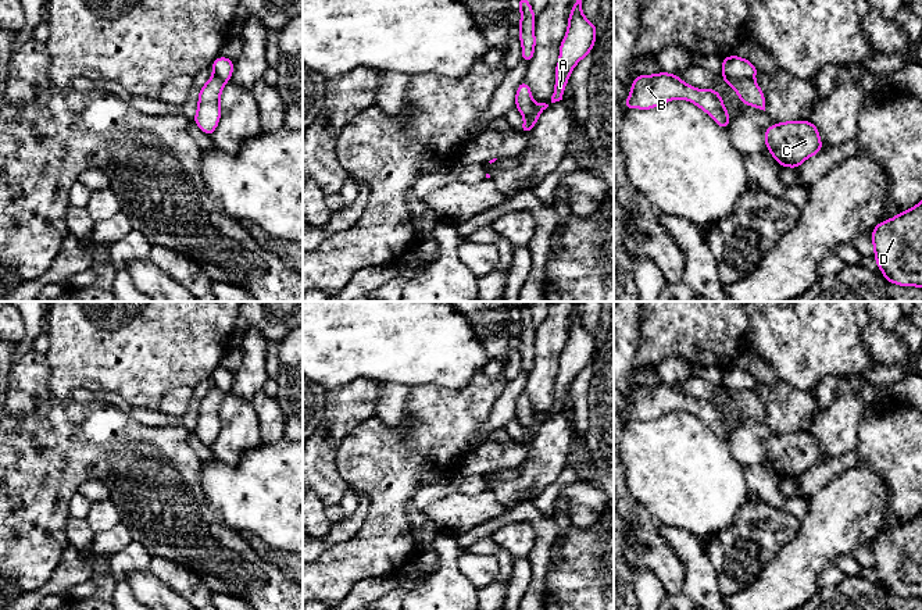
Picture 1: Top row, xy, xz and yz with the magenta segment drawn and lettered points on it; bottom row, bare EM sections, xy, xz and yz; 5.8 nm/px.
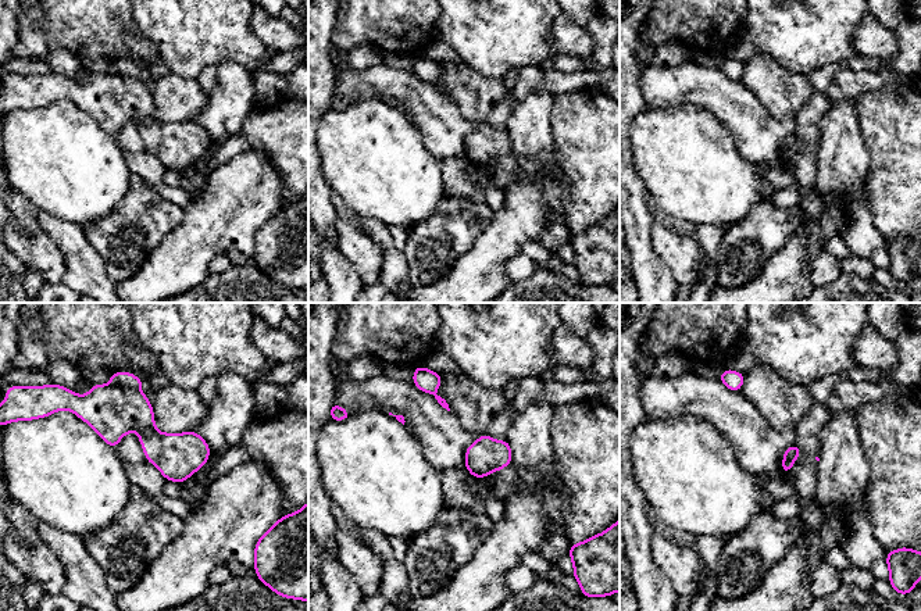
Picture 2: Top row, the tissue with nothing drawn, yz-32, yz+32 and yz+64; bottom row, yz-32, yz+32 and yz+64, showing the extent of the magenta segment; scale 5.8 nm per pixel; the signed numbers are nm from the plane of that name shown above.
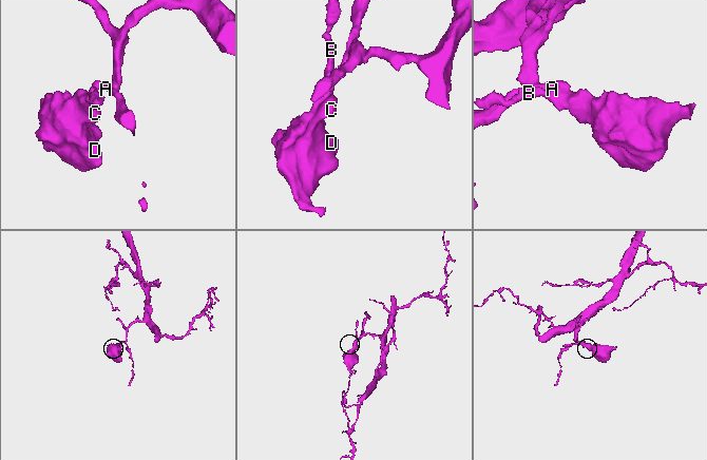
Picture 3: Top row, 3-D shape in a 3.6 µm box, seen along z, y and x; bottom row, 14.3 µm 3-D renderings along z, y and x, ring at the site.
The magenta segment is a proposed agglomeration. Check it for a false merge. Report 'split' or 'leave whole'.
split

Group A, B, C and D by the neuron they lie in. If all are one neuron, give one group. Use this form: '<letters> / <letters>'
A / B C D

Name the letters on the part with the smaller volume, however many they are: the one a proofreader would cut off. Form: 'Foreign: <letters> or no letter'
Foreign: B, C, D

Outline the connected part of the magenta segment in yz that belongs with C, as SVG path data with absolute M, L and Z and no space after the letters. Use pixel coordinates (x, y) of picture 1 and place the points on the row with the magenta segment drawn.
M811 121L773 124L764 131L764 139L780 167L798 168L804 160L822 151L819 132Z

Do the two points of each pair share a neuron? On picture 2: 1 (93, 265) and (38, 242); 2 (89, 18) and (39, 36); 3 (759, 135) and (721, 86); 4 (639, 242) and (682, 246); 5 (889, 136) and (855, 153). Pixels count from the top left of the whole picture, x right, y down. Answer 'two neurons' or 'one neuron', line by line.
1: two neurons
2: one neuron
3: one neuron
4: two neurons
5: two neurons

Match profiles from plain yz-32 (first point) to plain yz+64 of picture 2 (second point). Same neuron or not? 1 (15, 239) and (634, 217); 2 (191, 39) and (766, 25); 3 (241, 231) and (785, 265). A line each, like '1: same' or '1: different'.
1: different
2: same
3: same

